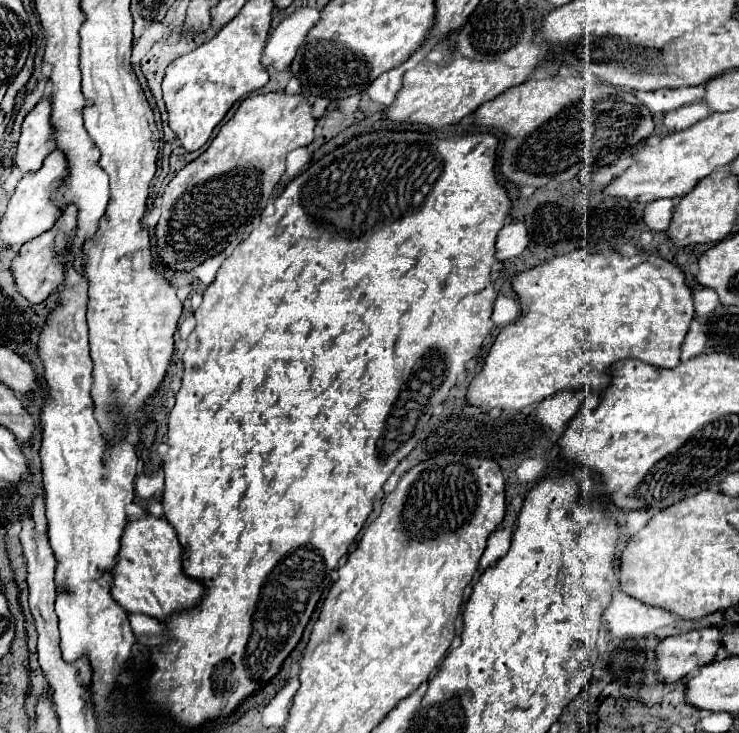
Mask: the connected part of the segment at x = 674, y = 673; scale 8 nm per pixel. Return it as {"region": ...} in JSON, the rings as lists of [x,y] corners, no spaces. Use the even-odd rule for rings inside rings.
{"region":[[[703,627],[693,629],[683,635],[665,637],[657,645],[657,673],[663,683],[673,683],[689,673],[693,673],[697,667],[703,667],[711,663],[721,649],[719,641],[719,627]]]}

